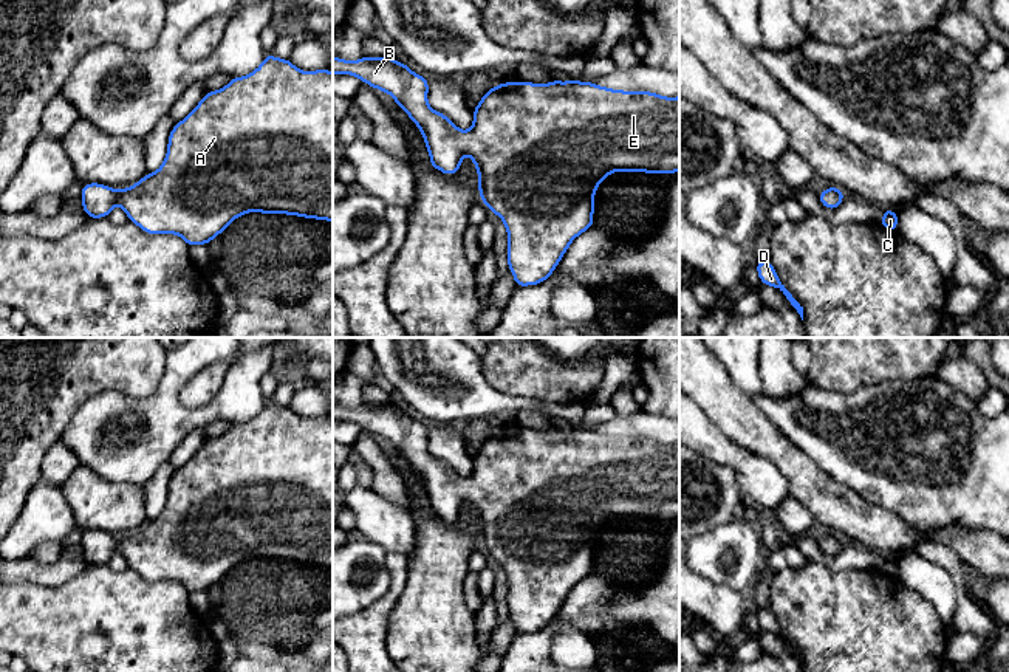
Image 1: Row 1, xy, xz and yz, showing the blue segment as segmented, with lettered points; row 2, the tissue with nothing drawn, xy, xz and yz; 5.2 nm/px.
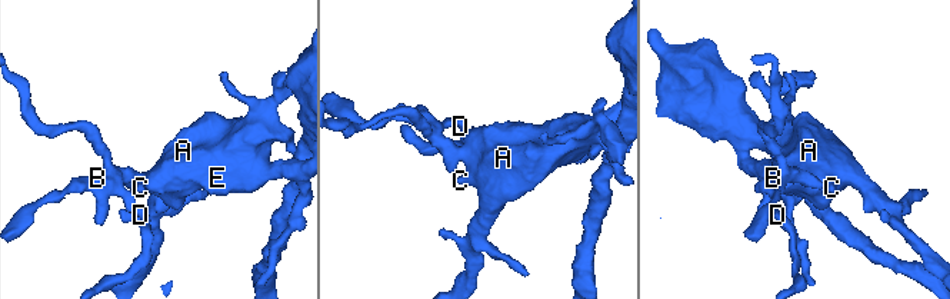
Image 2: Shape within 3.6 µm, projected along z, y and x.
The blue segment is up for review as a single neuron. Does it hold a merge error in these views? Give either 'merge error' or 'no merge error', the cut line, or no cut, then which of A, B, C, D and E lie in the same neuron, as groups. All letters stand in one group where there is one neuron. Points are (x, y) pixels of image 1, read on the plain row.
no merge error; no cut; A B C D E

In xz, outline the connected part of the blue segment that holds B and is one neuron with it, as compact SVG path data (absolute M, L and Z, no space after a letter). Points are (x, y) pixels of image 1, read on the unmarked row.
M333 403L333 420L334 421L353 421L359 424L364 430L371 432L376 437L382 437L388 440L401 457L404 457L410 466L418 472L422 480L426 494L430 502L430 513L441 517L446 522L453 522L460 517L461 506L464 502L469 502L478 519L478 537L480 547L487 551L489 557L497 561L508 578L508 612L509 618L515 626L517 633L539 632L546 627L563 601L566 599L571 588L585 579L588 574L594 571L593 559L594 559L594 539L597 533L611 520L611 519L647 519L647 520L673 520L679 519L679 443L678 444L664 444L662 441L650 440L650 438L622 438L605 435L591 429L580 427L552 427L545 432L537 432L532 429L506 429L498 430L491 435L480 447L480 451L474 455L474 471L467 478L458 475L446 461L435 458L427 449L429 429L426 424L413 420L409 412L398 410L395 404L365 404L362 403L356 409L350 409L345 406L339 406Z

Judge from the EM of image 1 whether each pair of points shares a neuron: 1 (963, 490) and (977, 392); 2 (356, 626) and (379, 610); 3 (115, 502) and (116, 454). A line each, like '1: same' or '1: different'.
1: different
2: same
3: different

